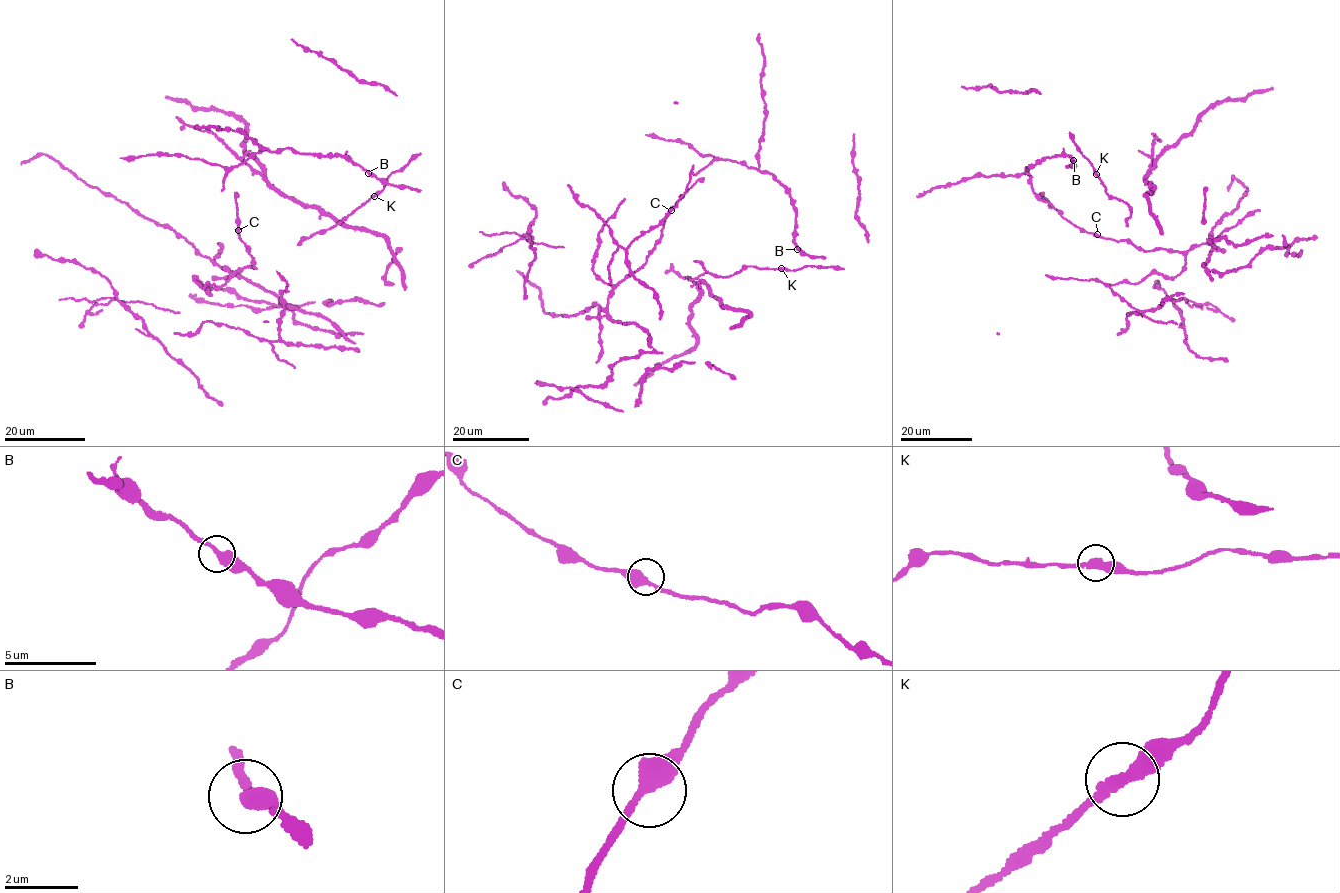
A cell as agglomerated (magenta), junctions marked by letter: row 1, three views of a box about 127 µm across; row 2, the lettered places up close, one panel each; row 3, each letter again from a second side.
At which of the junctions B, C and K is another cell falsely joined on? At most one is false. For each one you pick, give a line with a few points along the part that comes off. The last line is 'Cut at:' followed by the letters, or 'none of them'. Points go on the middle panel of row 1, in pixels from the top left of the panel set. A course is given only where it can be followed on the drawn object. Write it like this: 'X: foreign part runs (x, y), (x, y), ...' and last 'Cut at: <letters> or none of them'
Cut at: none of them

